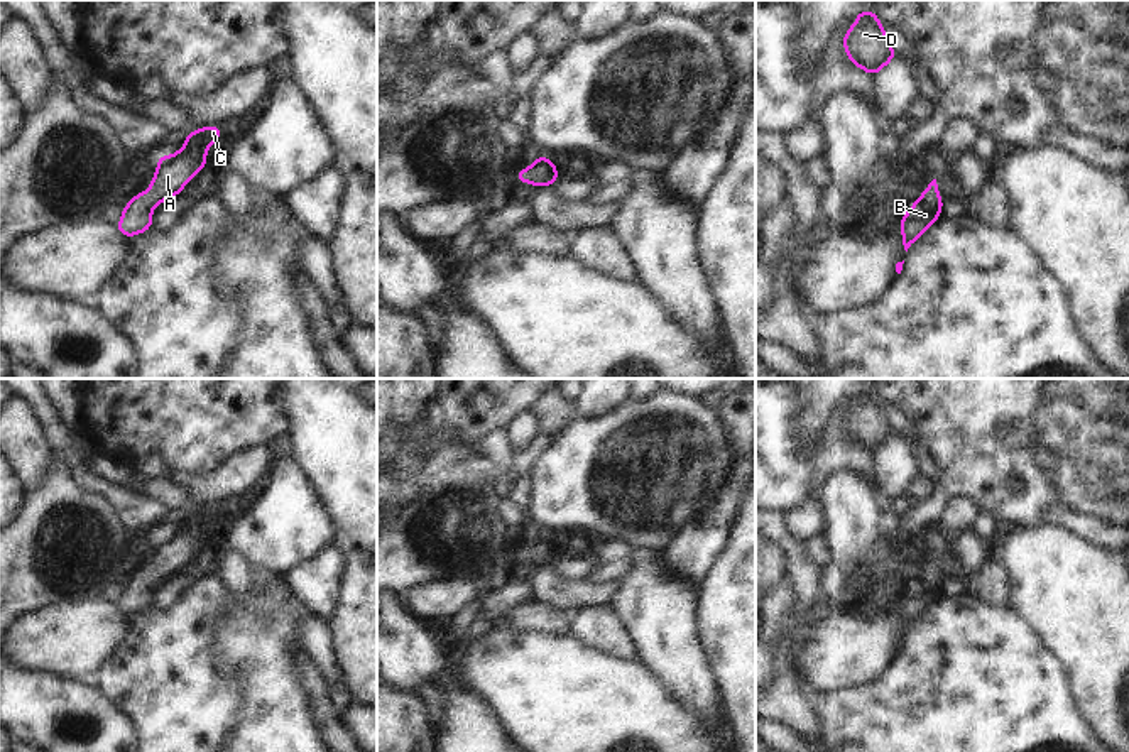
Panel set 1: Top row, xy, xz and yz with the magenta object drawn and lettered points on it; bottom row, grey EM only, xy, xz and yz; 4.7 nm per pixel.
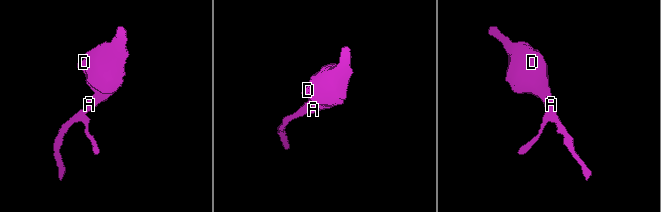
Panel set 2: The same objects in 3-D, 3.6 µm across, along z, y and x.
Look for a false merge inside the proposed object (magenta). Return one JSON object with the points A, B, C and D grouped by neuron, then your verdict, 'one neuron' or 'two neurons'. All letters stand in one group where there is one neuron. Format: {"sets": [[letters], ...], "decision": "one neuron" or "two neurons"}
{"sets": [["A", "B", "C", "D"]], "decision": "one neuron"}

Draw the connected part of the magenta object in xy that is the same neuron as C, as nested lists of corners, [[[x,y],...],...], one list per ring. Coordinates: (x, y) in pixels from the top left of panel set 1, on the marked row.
[[[220,125],[198,128],[186,135],[186,144],[174,155],[159,155],[157,171],[147,193],[137,193],[127,206],[117,230],[134,237],[152,228],[152,208],[164,203],[191,181],[194,172],[206,169],[206,149],[223,135]]]

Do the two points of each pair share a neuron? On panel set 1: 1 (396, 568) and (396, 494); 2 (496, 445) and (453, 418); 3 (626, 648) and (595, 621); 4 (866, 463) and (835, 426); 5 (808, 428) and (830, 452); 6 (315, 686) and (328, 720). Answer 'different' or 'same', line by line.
1: different
2: different
3: same
4: same
5: different
6: same

